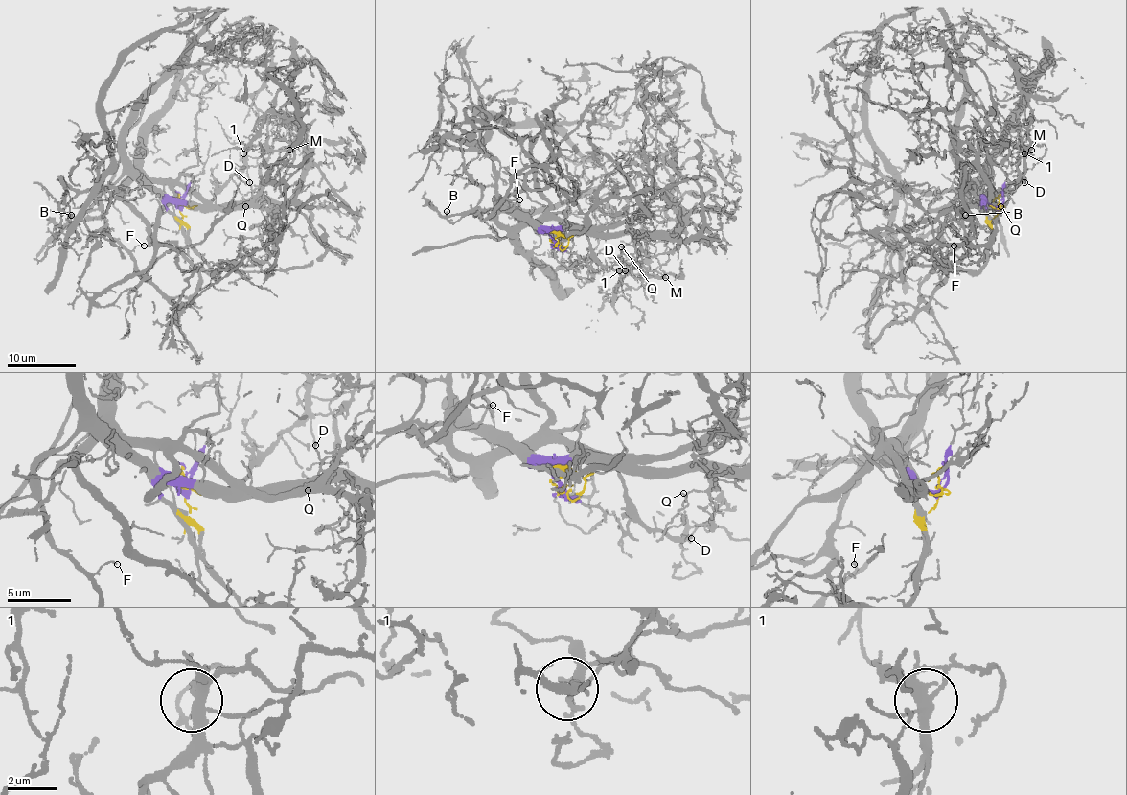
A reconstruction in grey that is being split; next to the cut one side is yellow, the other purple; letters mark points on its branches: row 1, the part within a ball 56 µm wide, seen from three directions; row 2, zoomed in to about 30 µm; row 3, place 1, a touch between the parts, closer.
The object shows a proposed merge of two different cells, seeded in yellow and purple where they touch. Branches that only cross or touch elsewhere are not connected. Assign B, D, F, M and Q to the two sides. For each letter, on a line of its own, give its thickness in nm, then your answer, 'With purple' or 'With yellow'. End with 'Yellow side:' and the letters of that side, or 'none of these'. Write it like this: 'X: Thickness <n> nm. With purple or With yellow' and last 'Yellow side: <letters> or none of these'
B: Thickness 170 nm. With purple
D: Thickness 130 nm. With yellow
F: Thickness 120 nm. With purple
M: Thickness 100 nm. With yellow
Q: Thickness 110 nm. With yellow
Yellow side: D, M, Q

